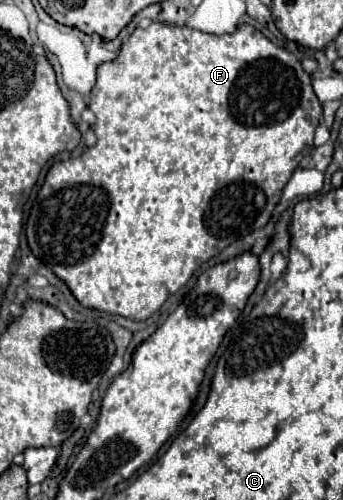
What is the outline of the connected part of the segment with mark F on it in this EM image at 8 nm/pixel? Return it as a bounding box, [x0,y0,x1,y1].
[26,23,322,321]

